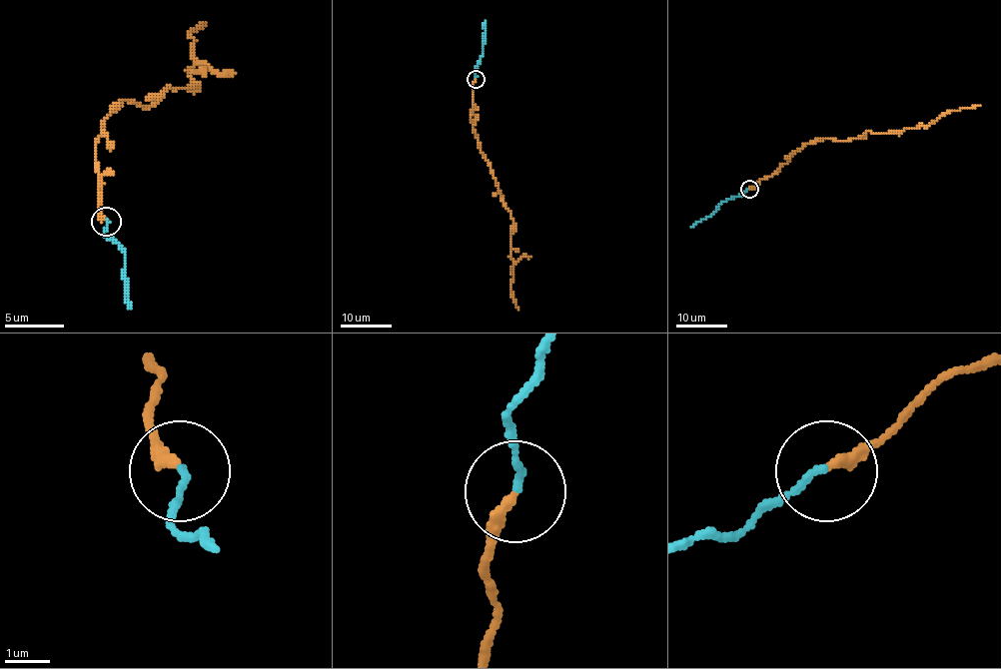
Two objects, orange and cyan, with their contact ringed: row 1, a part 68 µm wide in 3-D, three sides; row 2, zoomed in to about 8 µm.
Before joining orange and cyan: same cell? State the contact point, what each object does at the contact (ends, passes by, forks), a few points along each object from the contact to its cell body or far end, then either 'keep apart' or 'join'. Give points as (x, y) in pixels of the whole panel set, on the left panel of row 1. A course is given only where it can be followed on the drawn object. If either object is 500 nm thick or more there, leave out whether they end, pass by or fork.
at (106, 221); orange ends there; cyan ends there; orange runs (107, 222), (98, 207), (95, 142), (122, 100), (146, 109), (170, 85), (194, 85), (191, 31), (206, 22); cyan runs (107, 222), (104, 234), (125, 255), (128, 309); join

